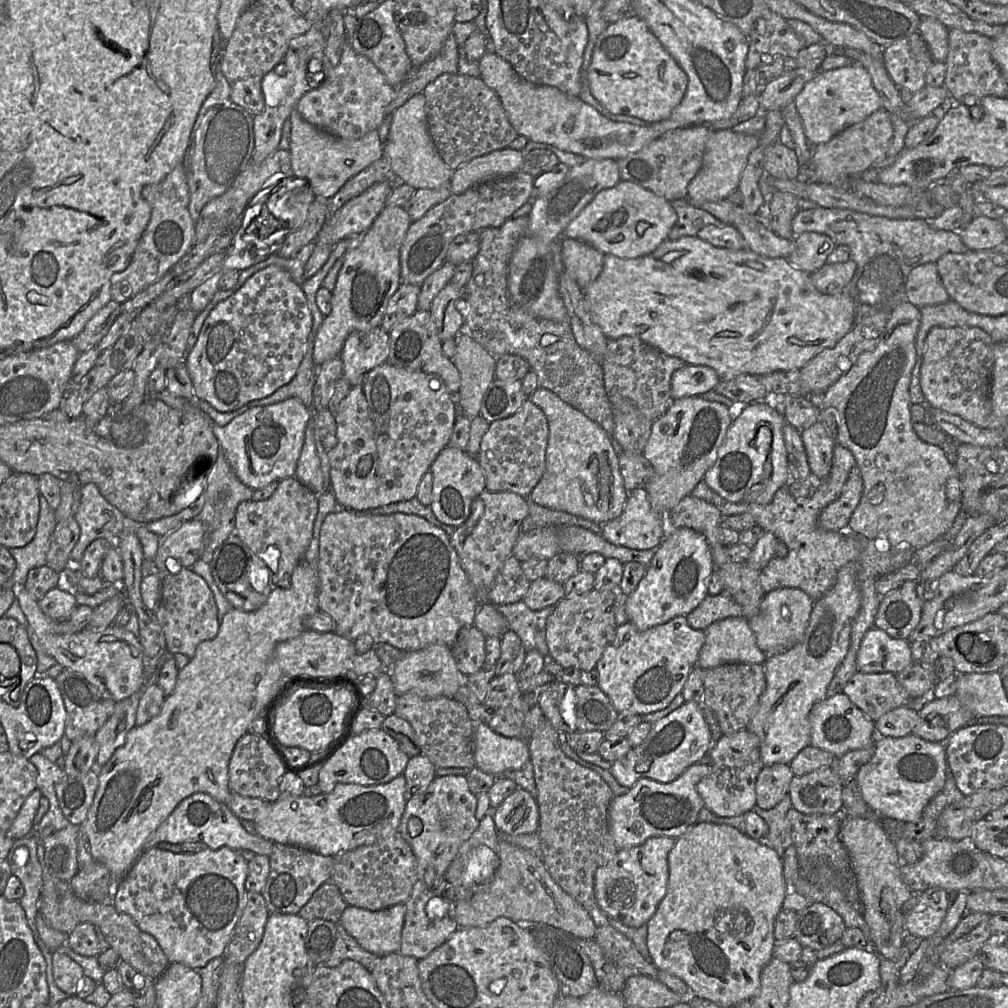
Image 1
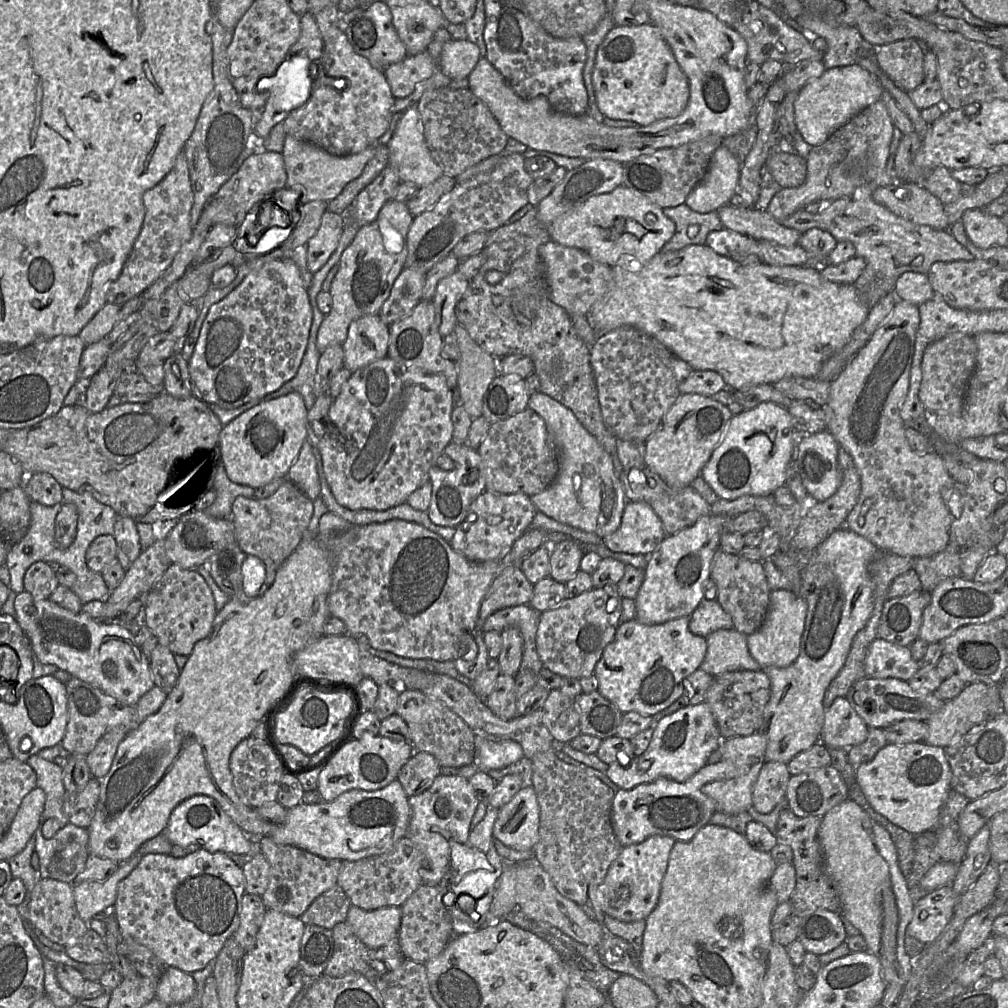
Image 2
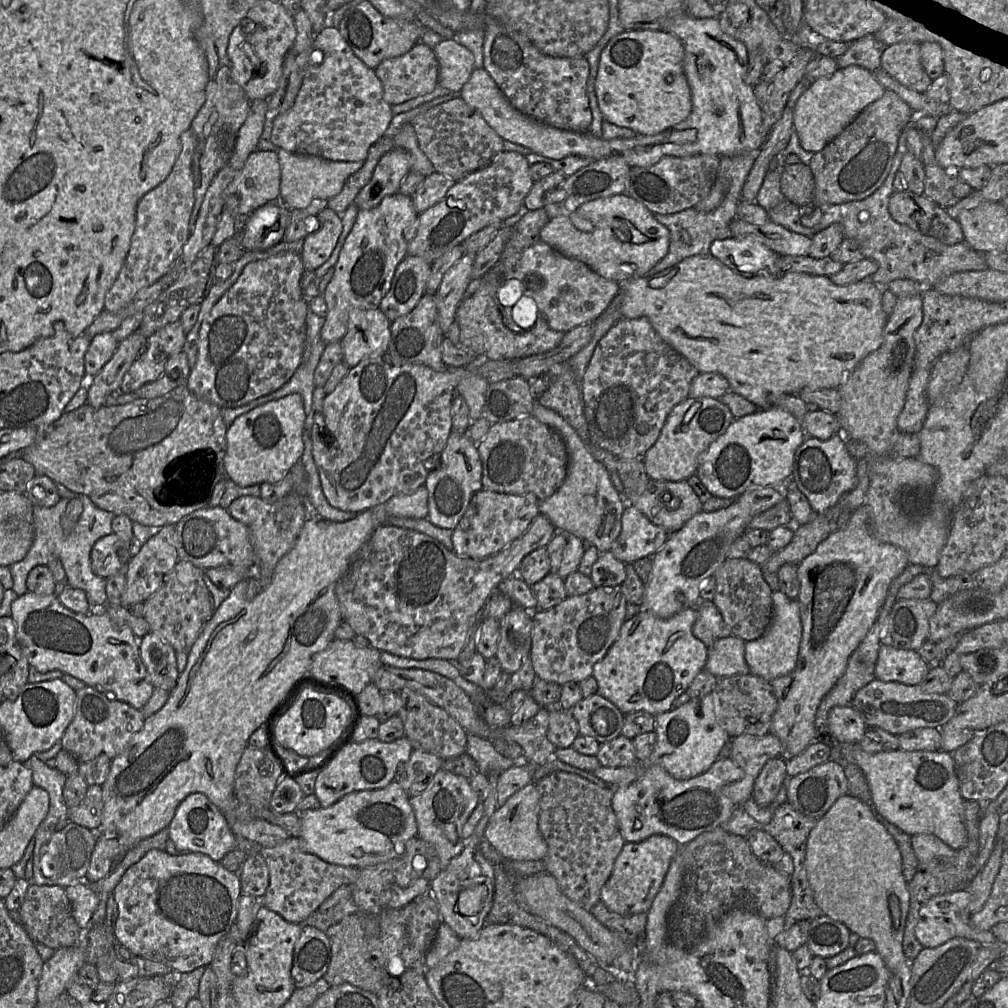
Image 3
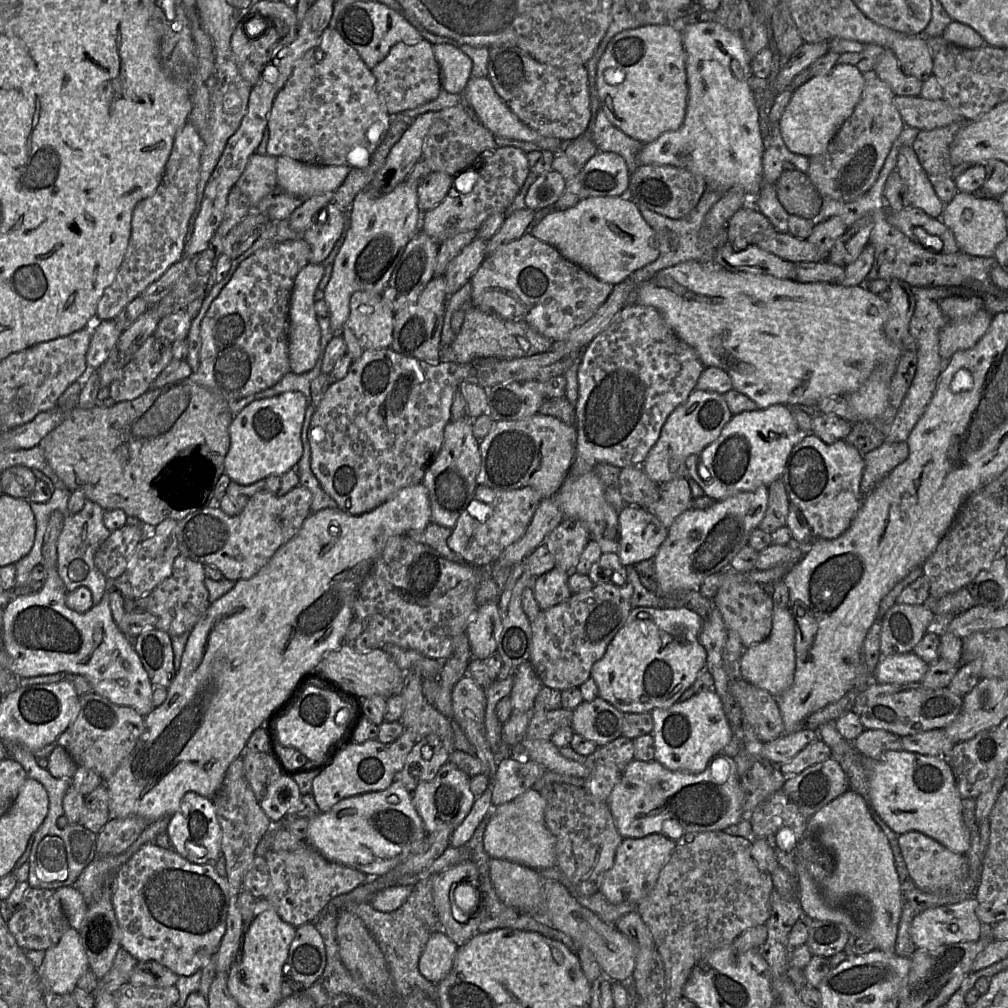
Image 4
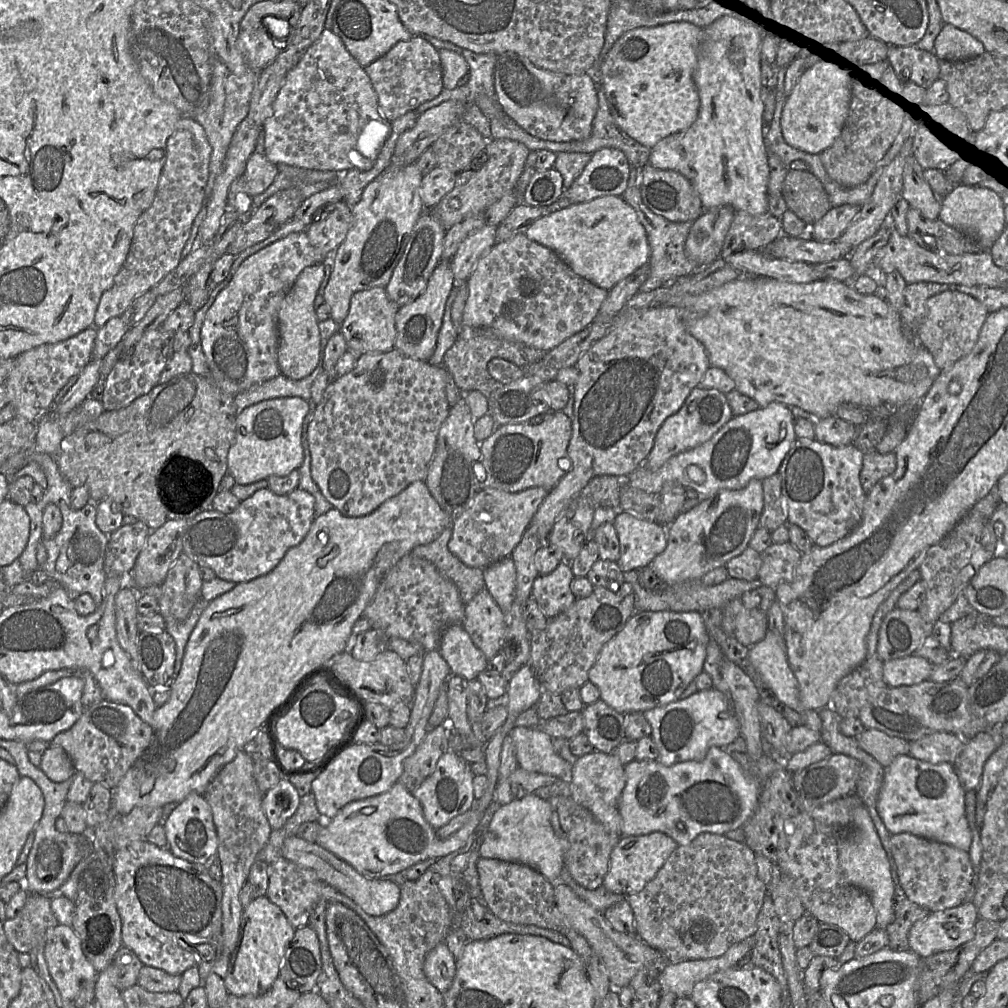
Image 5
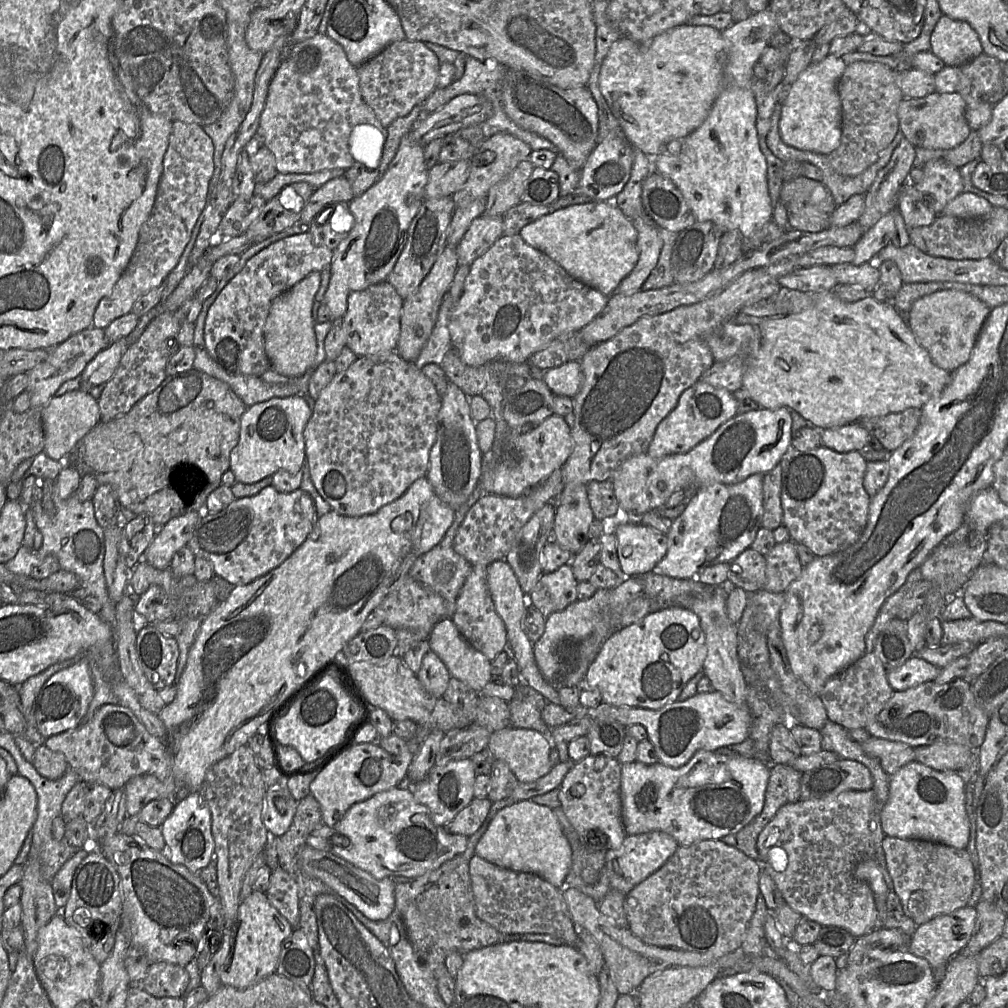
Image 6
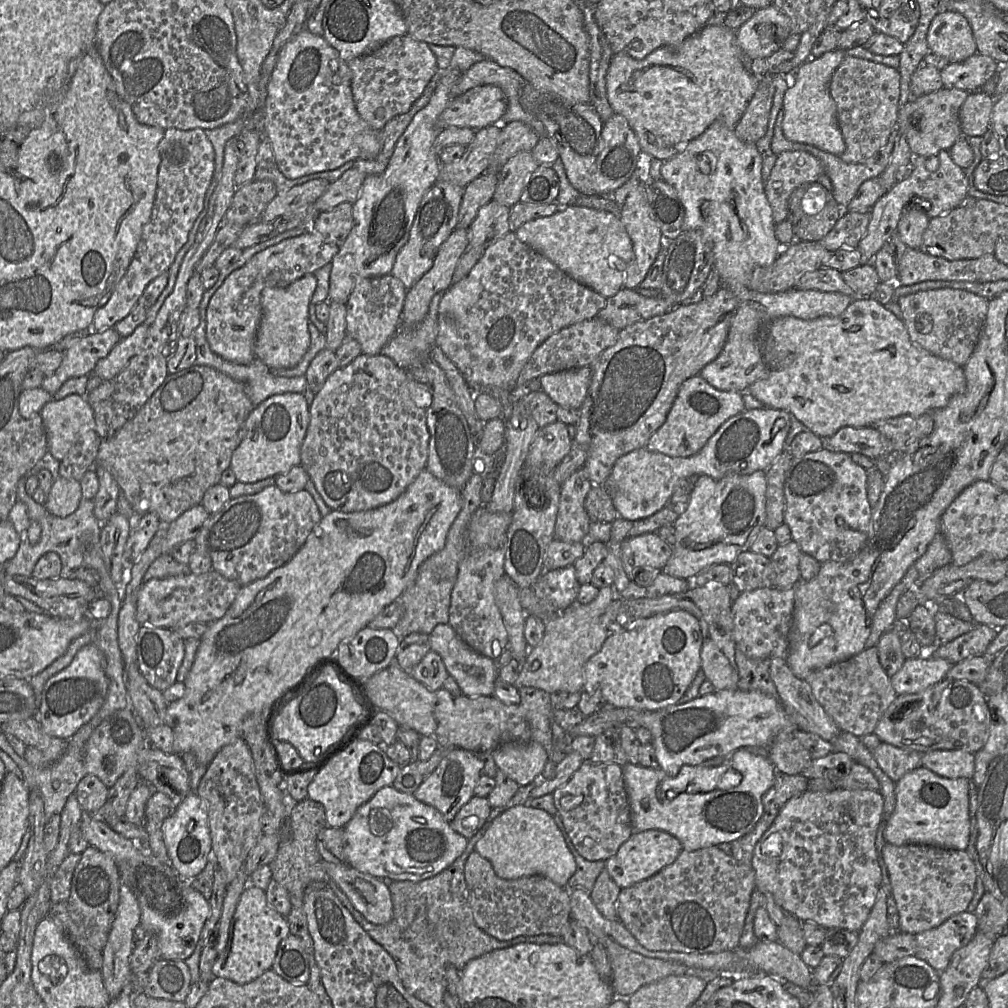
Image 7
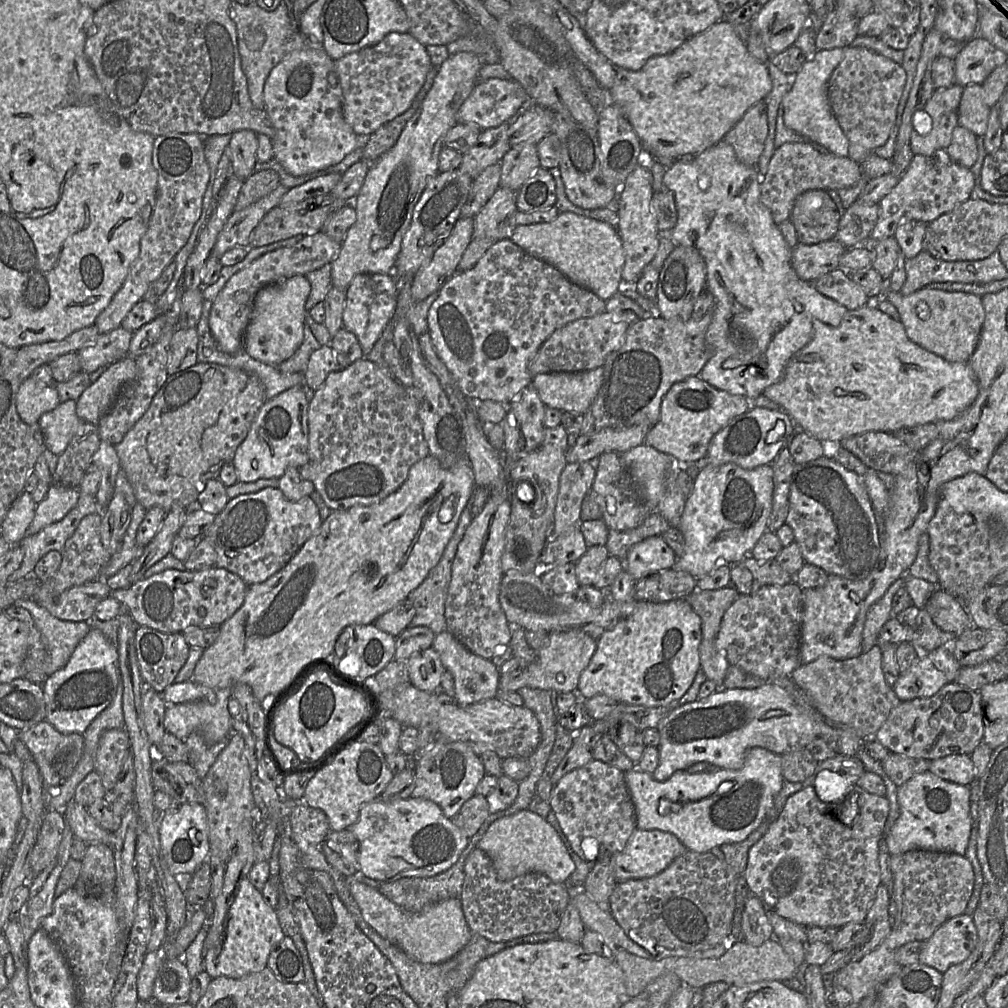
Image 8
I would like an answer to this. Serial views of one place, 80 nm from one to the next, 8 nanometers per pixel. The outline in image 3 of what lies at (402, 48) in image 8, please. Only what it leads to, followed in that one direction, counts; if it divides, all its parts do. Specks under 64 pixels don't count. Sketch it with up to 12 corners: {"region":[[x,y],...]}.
{"region":[[418,42],[375,69],[391,106],[439,84],[432,48]]}

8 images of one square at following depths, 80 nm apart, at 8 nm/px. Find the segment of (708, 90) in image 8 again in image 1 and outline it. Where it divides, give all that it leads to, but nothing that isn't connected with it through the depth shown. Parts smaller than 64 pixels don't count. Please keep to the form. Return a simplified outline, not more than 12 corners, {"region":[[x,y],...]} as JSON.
{"region":[[637,16],[608,24],[588,68],[609,113],[666,120],[686,73]]}

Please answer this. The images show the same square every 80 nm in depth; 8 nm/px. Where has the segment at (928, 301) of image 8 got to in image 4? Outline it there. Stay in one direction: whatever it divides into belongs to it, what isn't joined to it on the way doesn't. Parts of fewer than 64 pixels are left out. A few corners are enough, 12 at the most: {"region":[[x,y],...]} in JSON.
{"region":[[978,295],[946,297],[939,354],[948,361],[983,337],[992,315]]}

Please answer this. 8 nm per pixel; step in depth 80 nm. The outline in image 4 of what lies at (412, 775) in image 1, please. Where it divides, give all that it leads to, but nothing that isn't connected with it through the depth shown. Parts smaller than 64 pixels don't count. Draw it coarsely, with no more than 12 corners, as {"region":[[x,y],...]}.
{"region":[[439,736],[419,738],[394,781],[413,793],[450,754]]}

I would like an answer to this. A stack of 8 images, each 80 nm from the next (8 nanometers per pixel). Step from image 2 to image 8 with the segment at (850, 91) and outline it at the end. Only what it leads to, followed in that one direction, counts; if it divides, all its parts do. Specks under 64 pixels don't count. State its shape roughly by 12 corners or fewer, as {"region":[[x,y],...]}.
{"region":[[844,50],[816,51],[782,100],[784,123],[840,157],[827,84]]}

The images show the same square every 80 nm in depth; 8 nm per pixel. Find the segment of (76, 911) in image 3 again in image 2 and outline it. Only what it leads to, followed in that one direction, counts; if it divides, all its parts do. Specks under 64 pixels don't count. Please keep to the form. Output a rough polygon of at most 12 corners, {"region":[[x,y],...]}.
{"region":[[137,851],[106,880],[73,885],[84,922],[113,909],[119,883],[142,858]]}

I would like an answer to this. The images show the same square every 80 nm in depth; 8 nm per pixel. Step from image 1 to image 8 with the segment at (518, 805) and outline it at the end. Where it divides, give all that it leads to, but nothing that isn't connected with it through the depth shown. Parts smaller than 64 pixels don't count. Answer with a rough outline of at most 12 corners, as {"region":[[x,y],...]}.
{"region":[[528,809],[494,821],[476,848],[501,881],[576,869],[556,830]]}

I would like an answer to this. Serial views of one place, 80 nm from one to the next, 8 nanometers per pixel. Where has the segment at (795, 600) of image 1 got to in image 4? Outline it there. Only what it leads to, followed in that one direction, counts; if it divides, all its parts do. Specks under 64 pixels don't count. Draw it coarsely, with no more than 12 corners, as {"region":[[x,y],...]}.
{"region":[[773,607],[769,636],[744,650],[740,678],[782,695],[794,681],[795,621]]}

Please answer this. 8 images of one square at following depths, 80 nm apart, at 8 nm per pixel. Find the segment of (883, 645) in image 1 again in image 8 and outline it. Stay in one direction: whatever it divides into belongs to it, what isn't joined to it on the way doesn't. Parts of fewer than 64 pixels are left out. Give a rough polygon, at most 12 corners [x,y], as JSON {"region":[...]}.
{"region":[[949,647],[922,654],[893,688],[901,702],[928,698],[961,666]]}

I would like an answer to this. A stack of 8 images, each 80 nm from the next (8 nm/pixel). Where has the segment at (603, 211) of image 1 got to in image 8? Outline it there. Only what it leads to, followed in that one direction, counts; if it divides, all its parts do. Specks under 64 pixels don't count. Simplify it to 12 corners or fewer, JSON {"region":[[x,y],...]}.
{"region":[[563,212],[513,227],[529,255],[605,301],[623,284],[623,242]]}

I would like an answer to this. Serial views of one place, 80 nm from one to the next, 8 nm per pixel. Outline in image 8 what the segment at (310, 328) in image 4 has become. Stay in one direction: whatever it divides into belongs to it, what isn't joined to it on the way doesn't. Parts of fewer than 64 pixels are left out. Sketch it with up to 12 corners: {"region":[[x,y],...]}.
{"region":[[295,275],[257,292],[243,349],[278,365],[304,338],[311,285]]}

